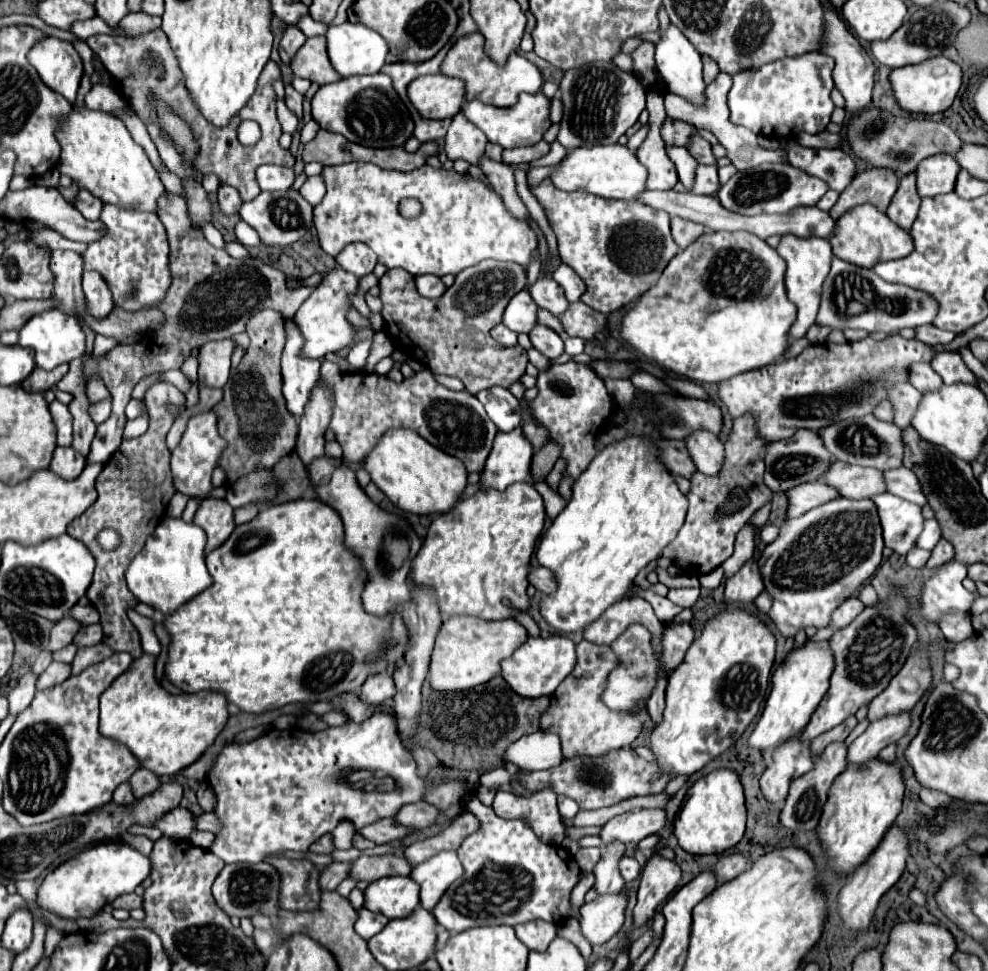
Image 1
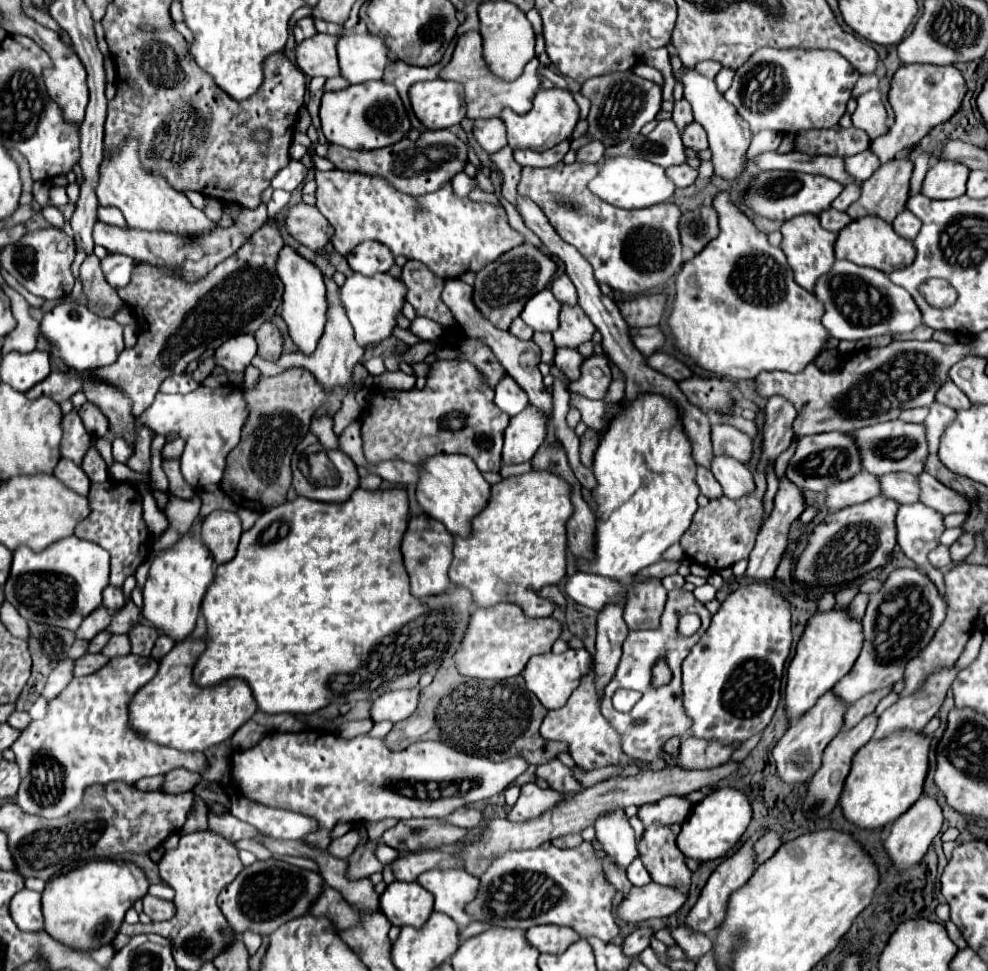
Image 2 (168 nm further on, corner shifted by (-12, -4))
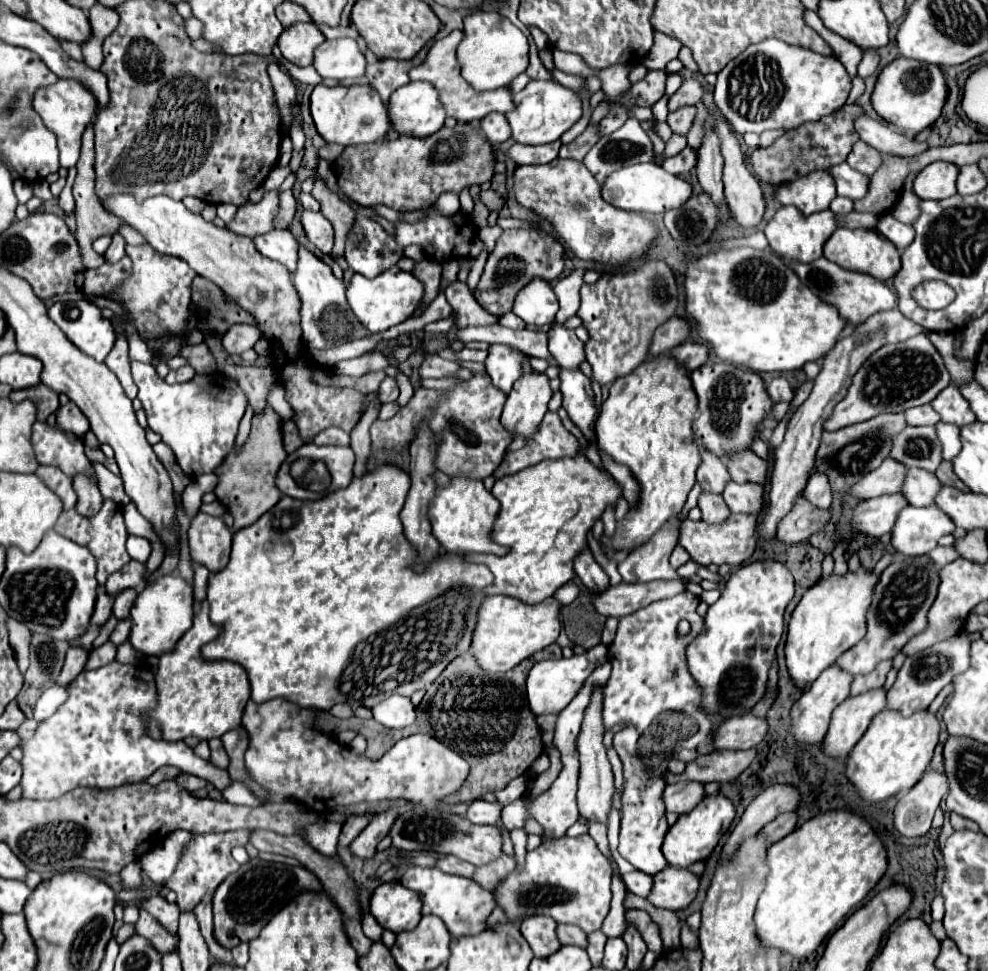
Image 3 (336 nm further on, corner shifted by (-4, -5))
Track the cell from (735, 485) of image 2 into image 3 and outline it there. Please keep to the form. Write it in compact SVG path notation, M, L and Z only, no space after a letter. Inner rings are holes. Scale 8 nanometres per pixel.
M729 480L723 490L723 500L733 514L737 514L737 512L759 514L761 506L763 506L763 486L753 484L753 482L737 484L737 482Z

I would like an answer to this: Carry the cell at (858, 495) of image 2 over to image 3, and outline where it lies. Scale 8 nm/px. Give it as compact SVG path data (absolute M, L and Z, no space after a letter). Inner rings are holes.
M885 458L883 464L875 470L871 470L869 474L865 474L855 486L851 486L845 494L853 496L857 500L869 500L869 498L877 498L883 494L893 494L899 492L901 484L903 484L903 476L905 476L905 466L891 458Z

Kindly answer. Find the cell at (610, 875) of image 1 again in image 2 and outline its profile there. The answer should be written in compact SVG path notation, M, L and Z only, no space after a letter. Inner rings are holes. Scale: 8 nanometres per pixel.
M617 807L611 813L601 815L593 827L605 853L611 855L617 865L627 867L637 857L637 839L623 809Z

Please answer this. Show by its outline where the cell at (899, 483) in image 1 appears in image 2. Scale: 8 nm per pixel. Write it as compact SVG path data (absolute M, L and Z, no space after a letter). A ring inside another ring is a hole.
M921 473L919 481L921 481L921 503L937 509L943 515L969 513L971 503L963 493L947 489L945 485L941 485L941 481L931 477L929 473Z

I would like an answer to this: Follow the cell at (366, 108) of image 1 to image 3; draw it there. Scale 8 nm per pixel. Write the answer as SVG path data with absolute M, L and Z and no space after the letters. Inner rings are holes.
M315 86L311 94L311 116L315 120L315 128L325 142L341 144L341 146L357 146L357 144L371 144L385 138L391 130L389 112L375 94L375 88L365 86Z

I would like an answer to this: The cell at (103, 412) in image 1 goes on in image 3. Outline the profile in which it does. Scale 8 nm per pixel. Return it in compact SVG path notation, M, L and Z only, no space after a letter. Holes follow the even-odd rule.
M67 402L57 410L57 422L61 428L65 428L67 432L73 432L79 438L83 438L89 430L89 422L85 414L73 402Z

